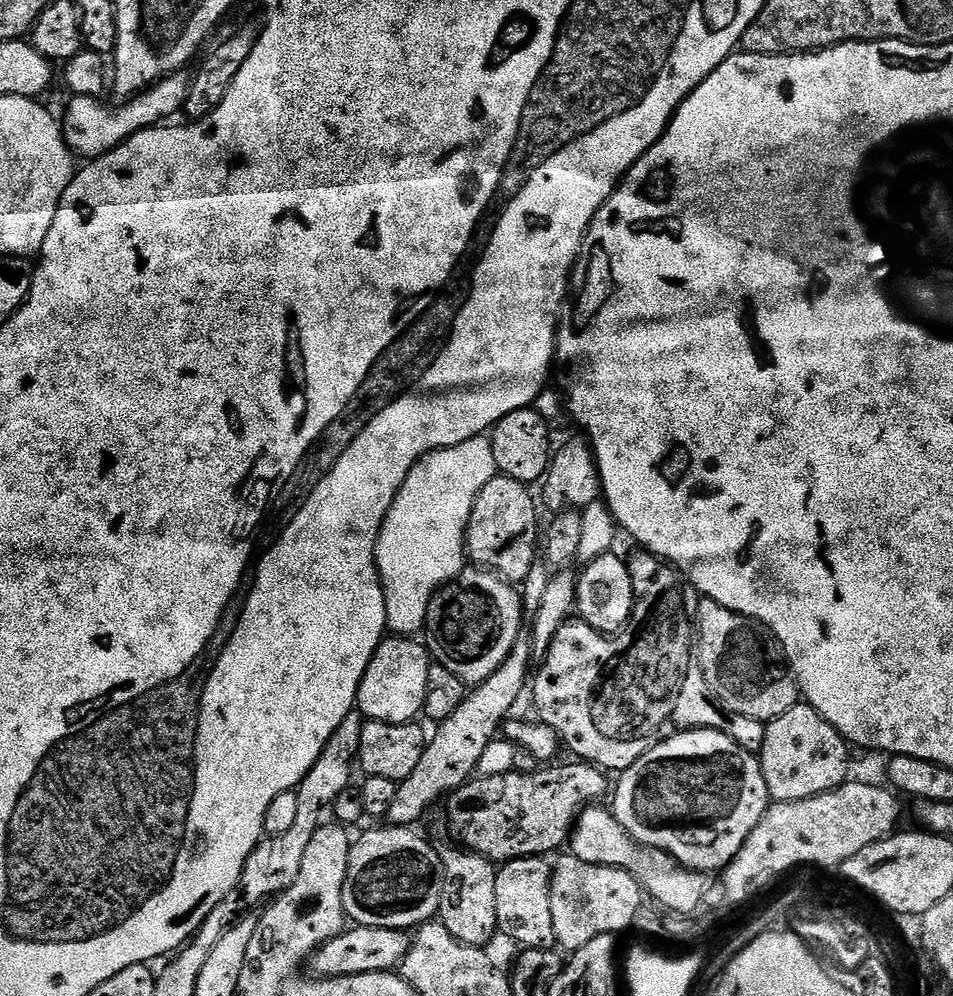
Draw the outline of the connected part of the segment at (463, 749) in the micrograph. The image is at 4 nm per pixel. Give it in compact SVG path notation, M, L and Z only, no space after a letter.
M521 634L516 639L514 650L498 666L494 674L475 685L465 695L462 706L450 714L450 718L439 725L436 733L431 733L430 739L425 743L424 753L418 766L410 778L398 783L398 798L394 798L394 806L390 806L390 814L386 818L392 826L416 826L416 823L445 797L462 787L473 779L476 767L480 759L488 752L492 739L498 736L505 720L509 719L512 707L520 700L520 695L525 695L526 685L530 680L530 668L528 663L534 660L532 641L527 635Z

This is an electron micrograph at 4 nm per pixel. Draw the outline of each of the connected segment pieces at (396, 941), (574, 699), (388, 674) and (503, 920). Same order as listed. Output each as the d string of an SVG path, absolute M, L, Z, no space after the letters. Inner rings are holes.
M358 924L320 945L310 957L310 968L312 964L313 970L316 971L313 973L326 980L375 972L396 972L411 949L412 936L405 929Z
M636 550L633 556L627 557L628 569L630 570L630 582L634 586L634 598L636 604L632 608L632 617L628 619L628 626L622 632L615 634L605 634L594 630L585 620L579 618L569 618L567 622L554 634L554 642L550 642L550 650L539 661L540 669L535 669L534 675L530 680L530 696L532 692L532 704L536 707L539 723L550 726L560 737L563 747L569 748L573 752L573 757L589 764L595 764L601 770L613 768L616 774L625 772L642 754L646 754L654 746L666 742L671 736L677 736L680 732L689 732L691 728L713 728L738 742L746 751L759 754L762 750L762 742L766 742L766 724L765 721L746 718L742 714L733 714L724 704L717 701L708 689L706 678L702 674L702 666L698 655L698 606L701 602L701 595L687 578L684 573L677 568L672 567L666 560L660 559L659 556L653 556L651 552Z
M395 634L381 640L358 686L356 708L361 716L378 722L411 724L417 719L416 715L419 717L423 713L430 653L427 647L418 641L416 638L405 638Z
M527 856L499 865L494 882L494 902L498 905L498 932L501 937L520 944L521 949L546 950L557 947L554 913L550 910L552 868L544 858Z

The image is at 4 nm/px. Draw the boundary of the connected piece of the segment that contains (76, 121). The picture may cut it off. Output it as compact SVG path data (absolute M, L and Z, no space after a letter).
M173 74L164 77L156 84L151 84L145 91L127 102L120 102L117 108L111 108L92 96L76 94L68 104L68 109L62 115L62 131L64 140L77 157L104 158L109 152L129 140L136 132L144 128L154 128L163 125L175 112L179 113L186 102L189 77L184 74Z

